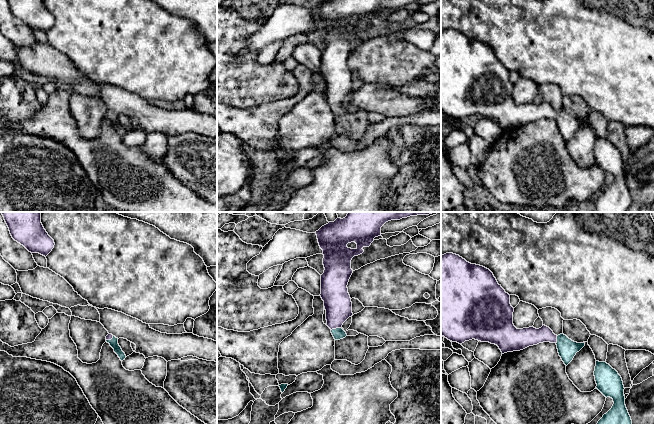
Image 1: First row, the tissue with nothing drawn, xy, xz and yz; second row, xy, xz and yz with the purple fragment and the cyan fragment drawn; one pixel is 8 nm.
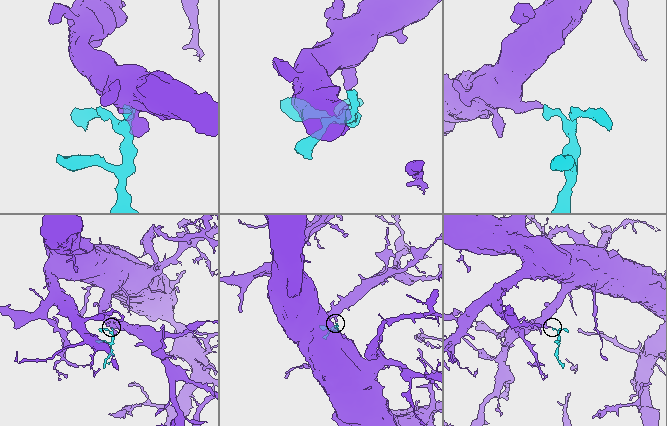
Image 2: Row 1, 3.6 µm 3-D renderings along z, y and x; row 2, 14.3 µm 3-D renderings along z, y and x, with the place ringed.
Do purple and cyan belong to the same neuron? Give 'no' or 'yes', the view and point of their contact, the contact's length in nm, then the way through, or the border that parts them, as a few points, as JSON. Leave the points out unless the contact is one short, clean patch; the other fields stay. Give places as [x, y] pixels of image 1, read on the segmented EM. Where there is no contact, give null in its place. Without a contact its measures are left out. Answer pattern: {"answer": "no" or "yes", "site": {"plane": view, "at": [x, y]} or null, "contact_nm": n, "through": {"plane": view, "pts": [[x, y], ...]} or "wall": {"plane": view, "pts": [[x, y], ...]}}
{"answer": "yes", "site": {"plane": "xz", "at": [335, 328]}, "contact_nm": 80, "through": {"plane": "xz", "pts": [[337, 302], [335, 328], [338, 333]]}}

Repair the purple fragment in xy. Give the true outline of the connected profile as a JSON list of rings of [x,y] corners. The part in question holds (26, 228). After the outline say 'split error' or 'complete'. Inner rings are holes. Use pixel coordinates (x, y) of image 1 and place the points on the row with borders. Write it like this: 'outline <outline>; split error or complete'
outline [[[1,212],[12,238],[31,253],[47,256],[54,240],[41,223],[41,212]]]; complete

